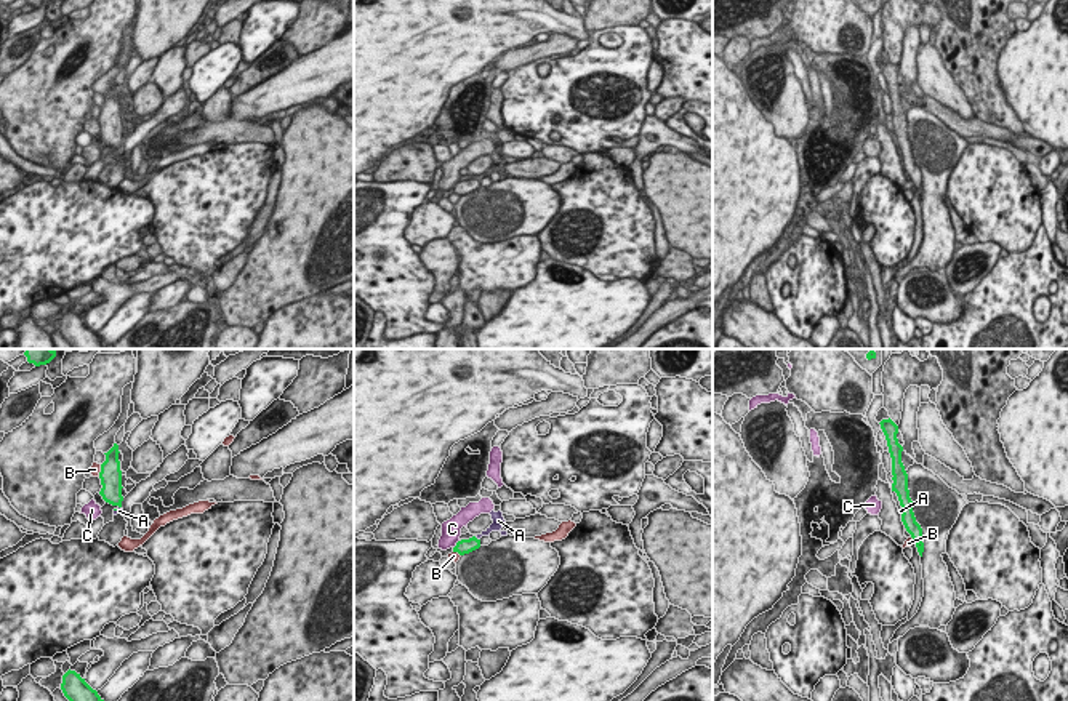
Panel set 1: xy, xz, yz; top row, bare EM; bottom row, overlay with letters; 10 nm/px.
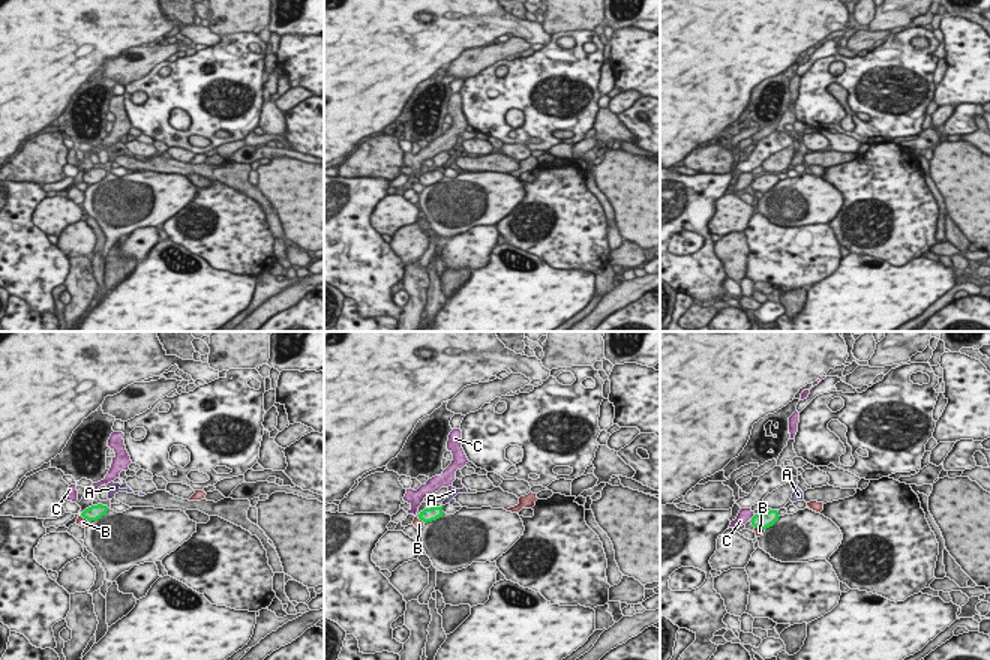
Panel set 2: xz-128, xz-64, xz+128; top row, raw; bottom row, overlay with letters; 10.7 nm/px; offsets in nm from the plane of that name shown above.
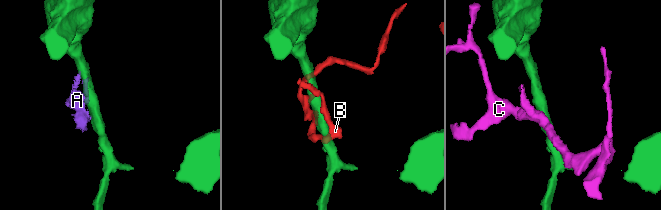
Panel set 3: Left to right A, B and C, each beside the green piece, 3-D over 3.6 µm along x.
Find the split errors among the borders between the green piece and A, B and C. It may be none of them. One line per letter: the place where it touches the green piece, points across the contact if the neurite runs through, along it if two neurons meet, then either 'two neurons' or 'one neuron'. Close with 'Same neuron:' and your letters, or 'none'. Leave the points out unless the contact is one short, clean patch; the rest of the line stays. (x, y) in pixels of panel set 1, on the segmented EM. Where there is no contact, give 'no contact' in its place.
A: contact xz (476, 538); border xz (474, 536), (479, 540); two neurons
B: contact xy (101, 471); two neurons
C: contact xz (457, 543); border xz (461, 540), (453, 548); two neurons
Same neuron: none

